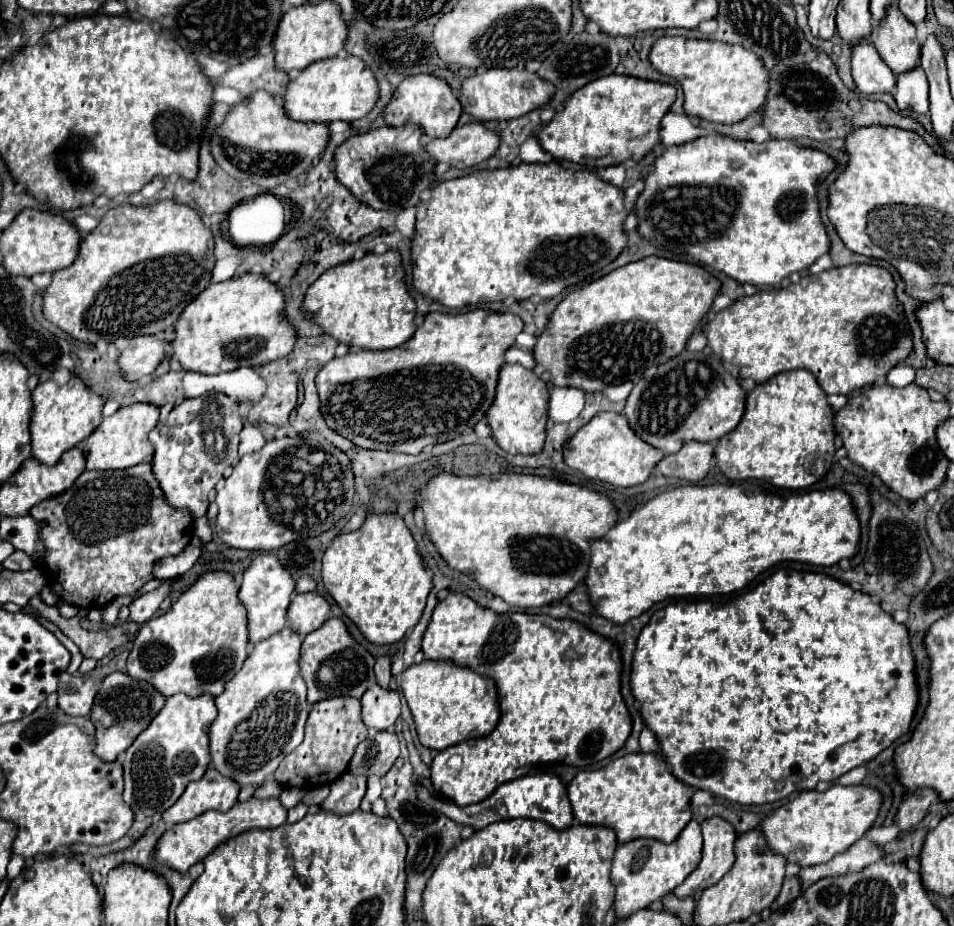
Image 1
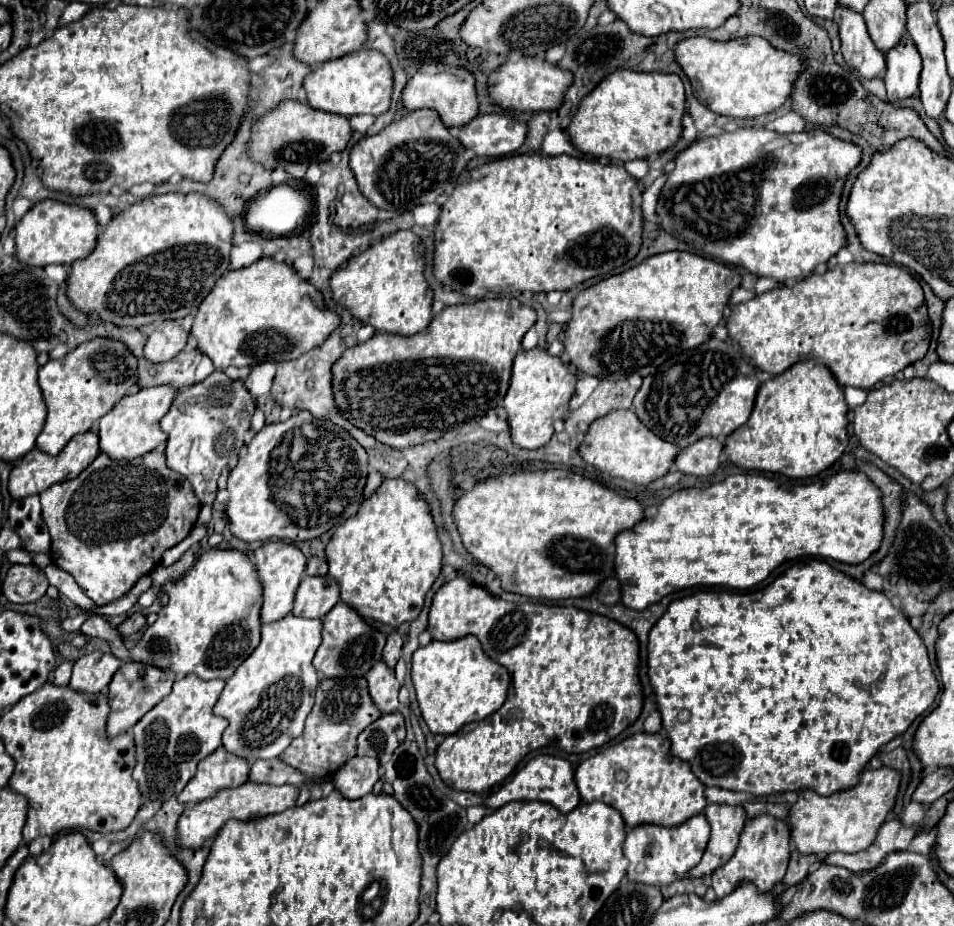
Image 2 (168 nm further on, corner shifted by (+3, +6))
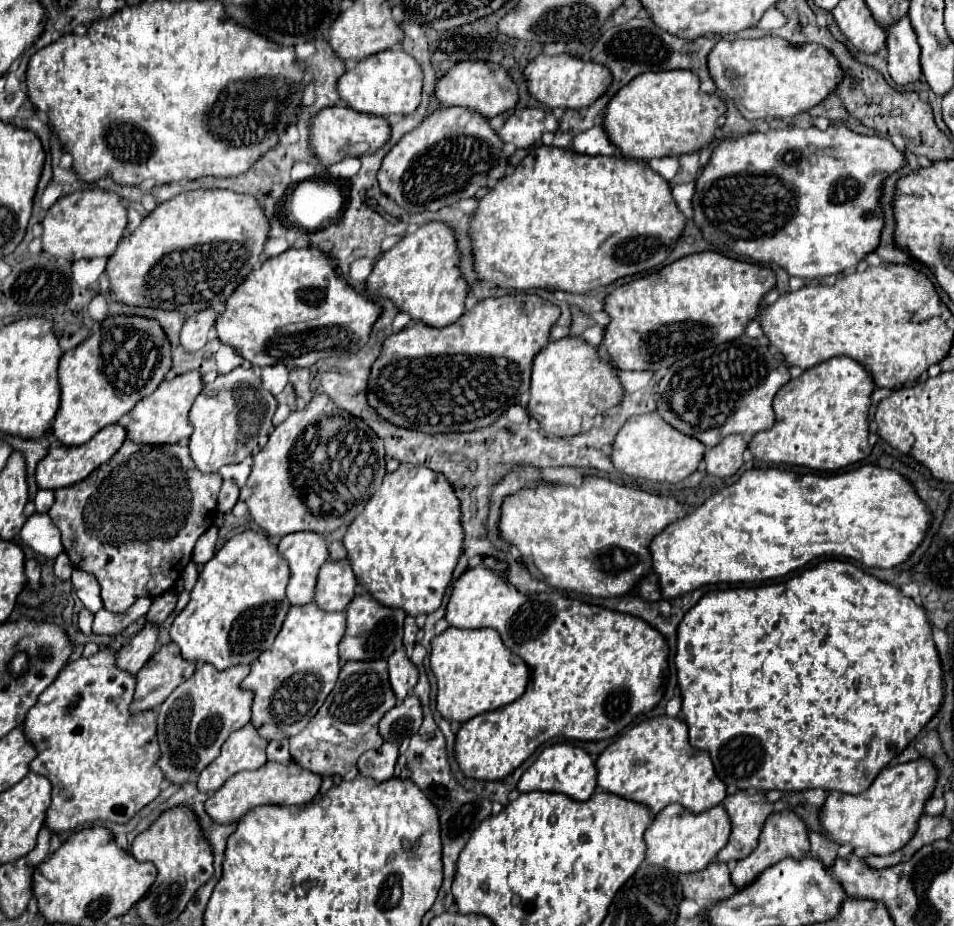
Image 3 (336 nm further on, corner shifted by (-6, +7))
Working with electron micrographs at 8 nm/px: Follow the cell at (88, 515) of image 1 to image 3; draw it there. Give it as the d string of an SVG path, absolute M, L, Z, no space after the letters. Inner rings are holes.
M127 440L127 442L121 446L121 450L111 458L111 462L103 464L103 466L101 466L99 470L95 470L89 478L85 478L85 480L73 484L73 486L69 486L69 488L57 488L57 490L55 490L55 504L51 506L49 516L53 518L53 522L55 522L55 524L59 526L59 530L61 530L63 548L65 548L65 554L69 556L71 564L73 564L75 568L81 568L81 570L91 572L91 574L97 576L97 580L99 580L99 584L101 584L103 608L109 610L109 612L113 612L113 614L123 614L123 612L127 612L129 606L135 604L137 598L151 598L151 600L153 600L153 598L157 598L157 596L169 592L169 590L175 586L175 582L181 578L185 566L187 566L189 560L191 560L191 554L193 554L193 548L195 548L197 538L213 524L213 520L215 520L215 516L217 516L217 494L219 494L219 490L221 490L221 482L223 482L223 478L221 478L219 472L201 474L201 472L197 470L197 466L193 466L193 460L191 460L189 446L187 446L187 444L137 446L135 442L129 442L129 440ZM123 478L125 478L125 490L119 494L119 498L113 498L111 492L105 496L107 488L109 488L109 490L115 490L115 488L117 488L117 480L123 480Z

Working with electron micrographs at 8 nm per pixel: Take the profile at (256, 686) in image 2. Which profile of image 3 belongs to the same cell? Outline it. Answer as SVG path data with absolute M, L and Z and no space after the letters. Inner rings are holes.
M315 602L291 606L273 646L251 666L243 688L255 692L253 724L267 738L289 738L303 730L333 690L339 670L339 642L345 634L345 612L323 612Z

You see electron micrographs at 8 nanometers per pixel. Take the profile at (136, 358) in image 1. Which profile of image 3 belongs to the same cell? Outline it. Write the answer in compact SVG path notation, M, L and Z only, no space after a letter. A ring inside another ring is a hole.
M213 308L187 316L181 330L181 346L189 352L201 350L209 342L209 332L213 330L217 318L219 318L219 312L215 312Z

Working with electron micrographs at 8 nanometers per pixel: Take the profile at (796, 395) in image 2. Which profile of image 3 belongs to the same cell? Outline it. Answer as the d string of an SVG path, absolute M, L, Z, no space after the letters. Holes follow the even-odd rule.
M835 356L785 384L773 402L775 426L753 436L749 450L765 464L791 464L811 470L839 470L871 454L869 408L875 390L869 372L853 358Z

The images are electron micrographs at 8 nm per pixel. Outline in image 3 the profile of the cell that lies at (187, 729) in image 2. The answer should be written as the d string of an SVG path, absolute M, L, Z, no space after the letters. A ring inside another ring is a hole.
M201 664L191 678L187 678L183 684L179 684L171 696L159 706L157 710L157 738L161 744L161 758L157 766L163 770L165 778L177 784L183 782L195 782L205 766L209 766L223 746L223 742L229 738L231 732L239 730L251 720L251 704L253 704L253 692L241 688L243 678L249 674L251 666L231 666L229 670L217 670L215 666Z

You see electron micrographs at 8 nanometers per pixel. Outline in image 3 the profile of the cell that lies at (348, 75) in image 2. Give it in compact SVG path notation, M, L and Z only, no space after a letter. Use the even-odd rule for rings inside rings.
M395 46L385 52L373 54L359 64L353 64L337 84L341 100L349 104L349 108L357 112L367 112L375 116L391 116L391 114L411 114L421 104L423 90L423 70L421 64L409 56L403 48Z

